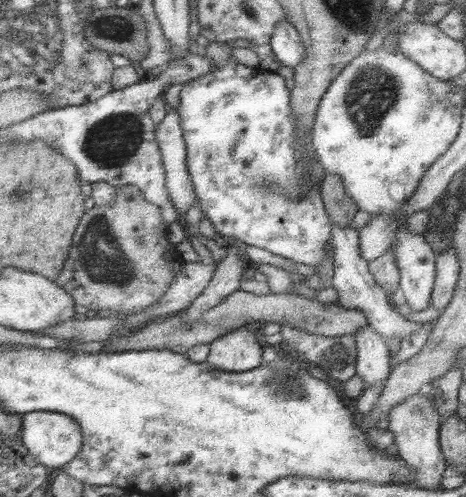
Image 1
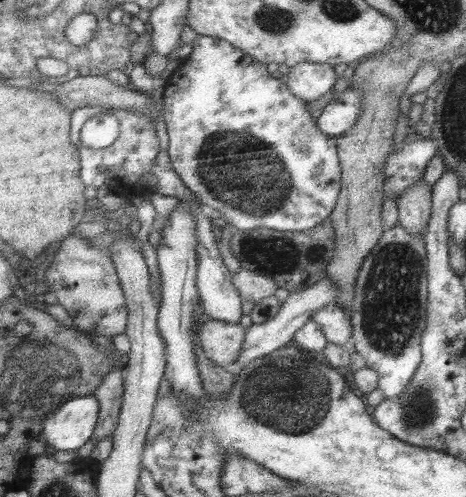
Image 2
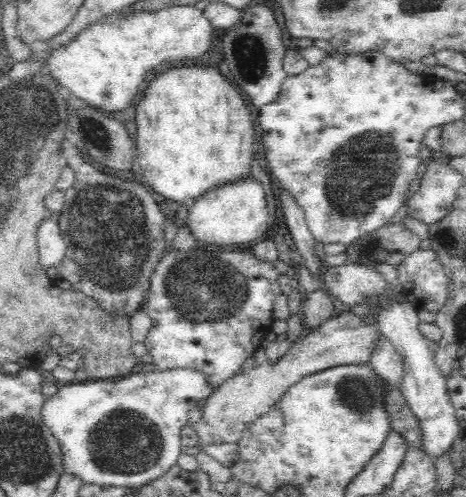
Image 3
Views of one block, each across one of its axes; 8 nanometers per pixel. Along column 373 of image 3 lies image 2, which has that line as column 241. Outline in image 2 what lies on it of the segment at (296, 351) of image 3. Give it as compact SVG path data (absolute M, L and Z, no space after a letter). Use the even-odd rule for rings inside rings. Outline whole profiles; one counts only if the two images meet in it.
M209 318L201 326L198 336L209 359L226 369L233 369L243 352L247 330L240 323Z

